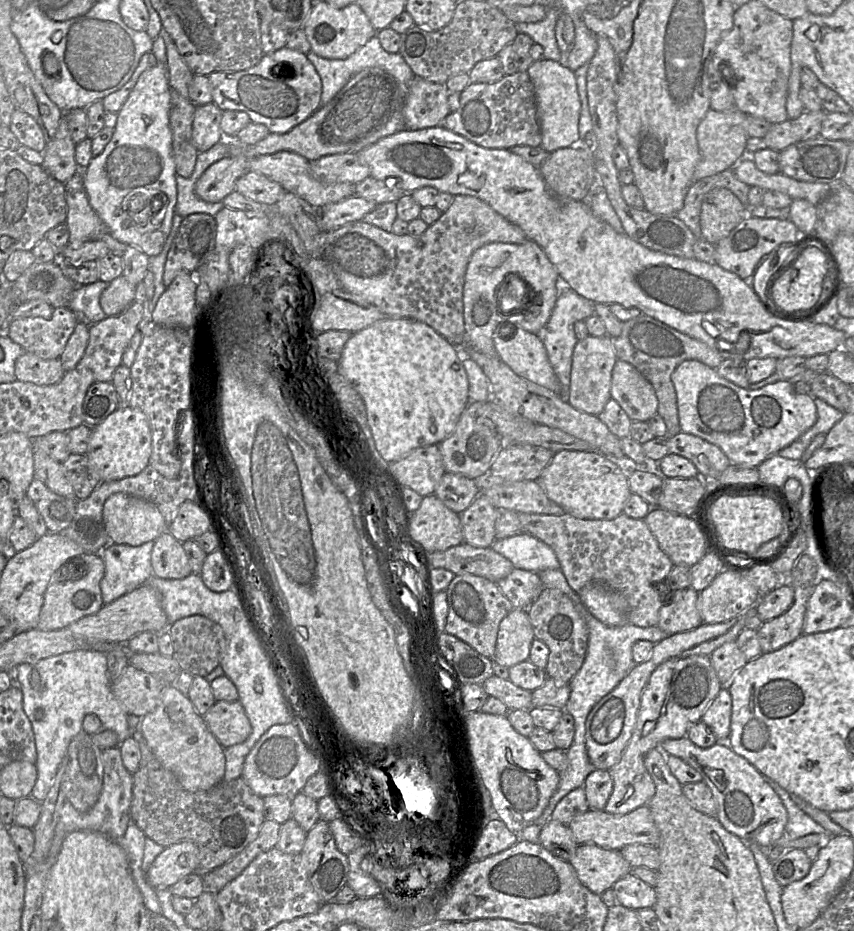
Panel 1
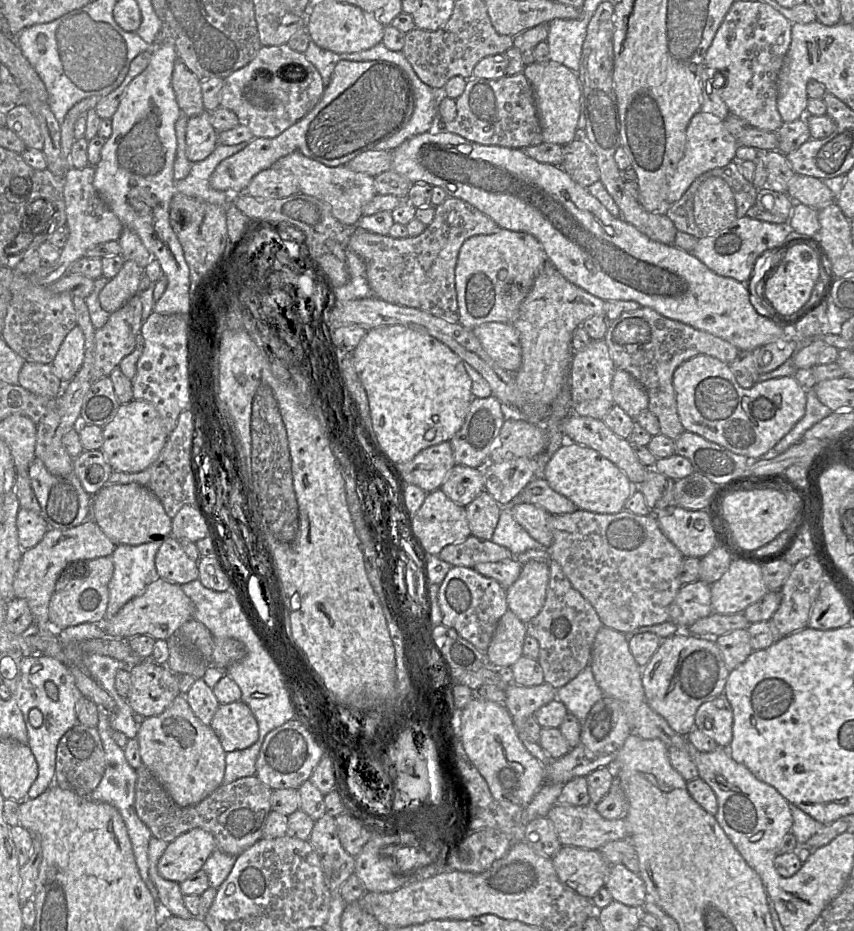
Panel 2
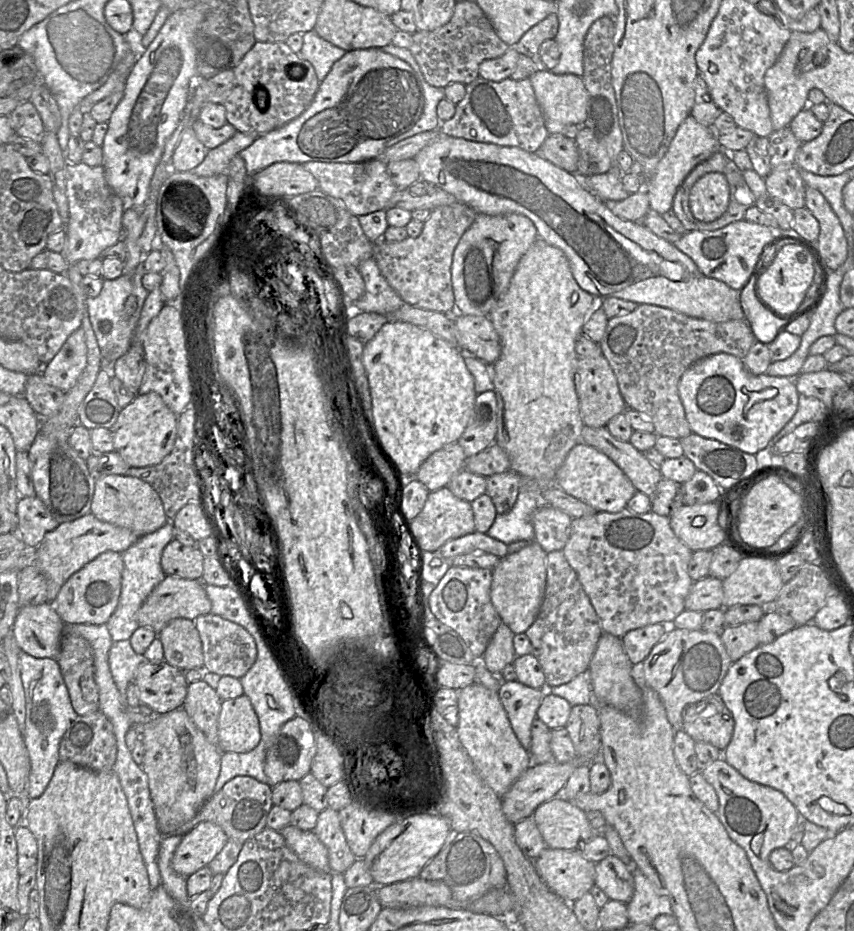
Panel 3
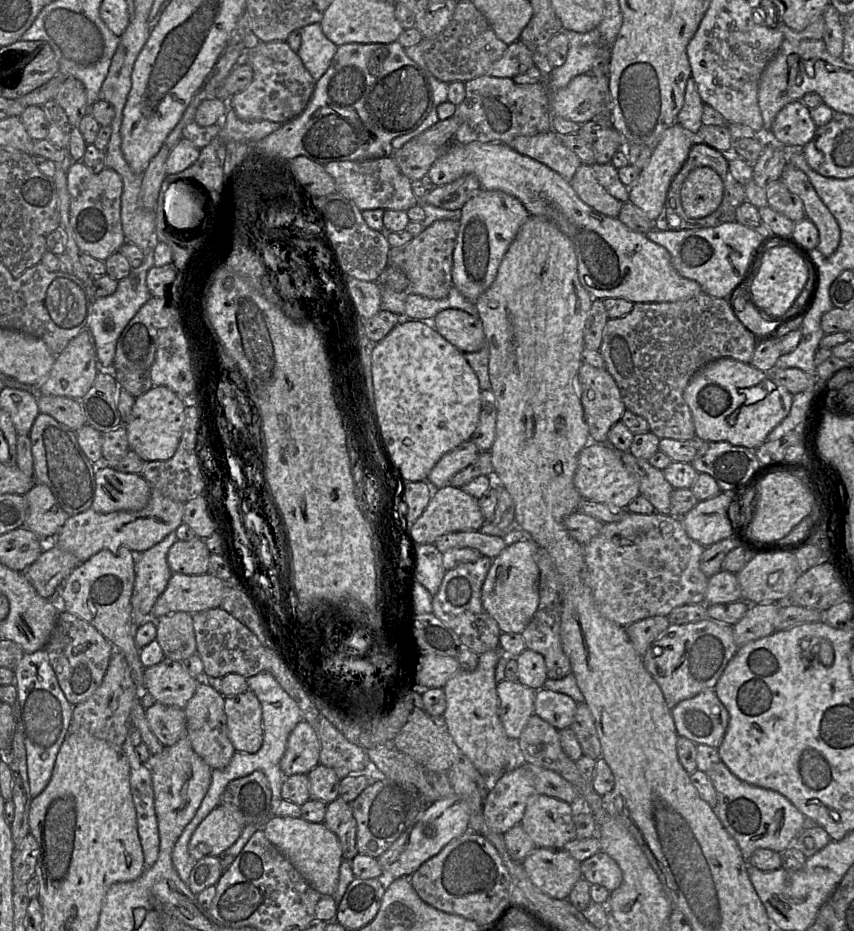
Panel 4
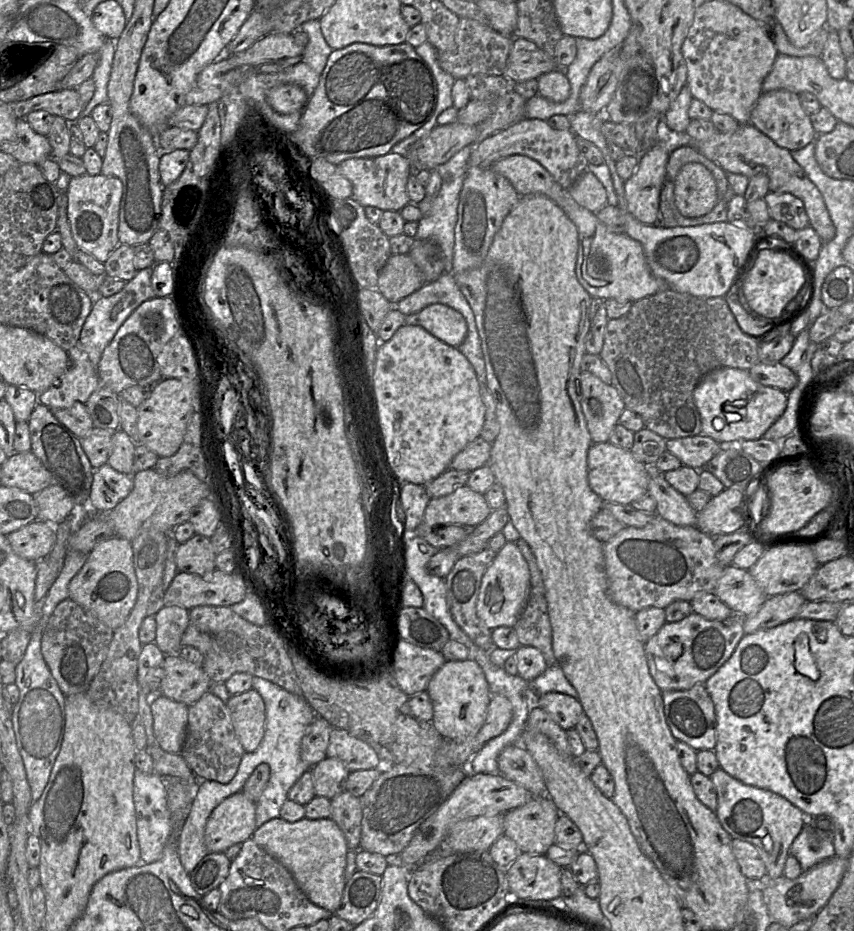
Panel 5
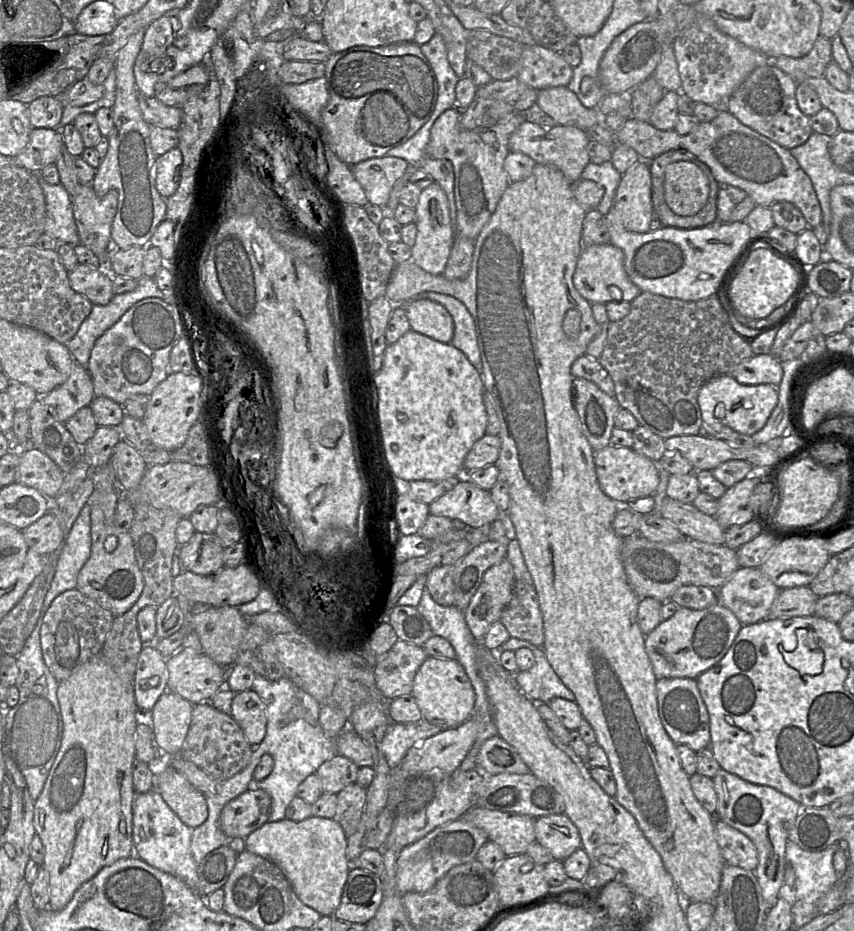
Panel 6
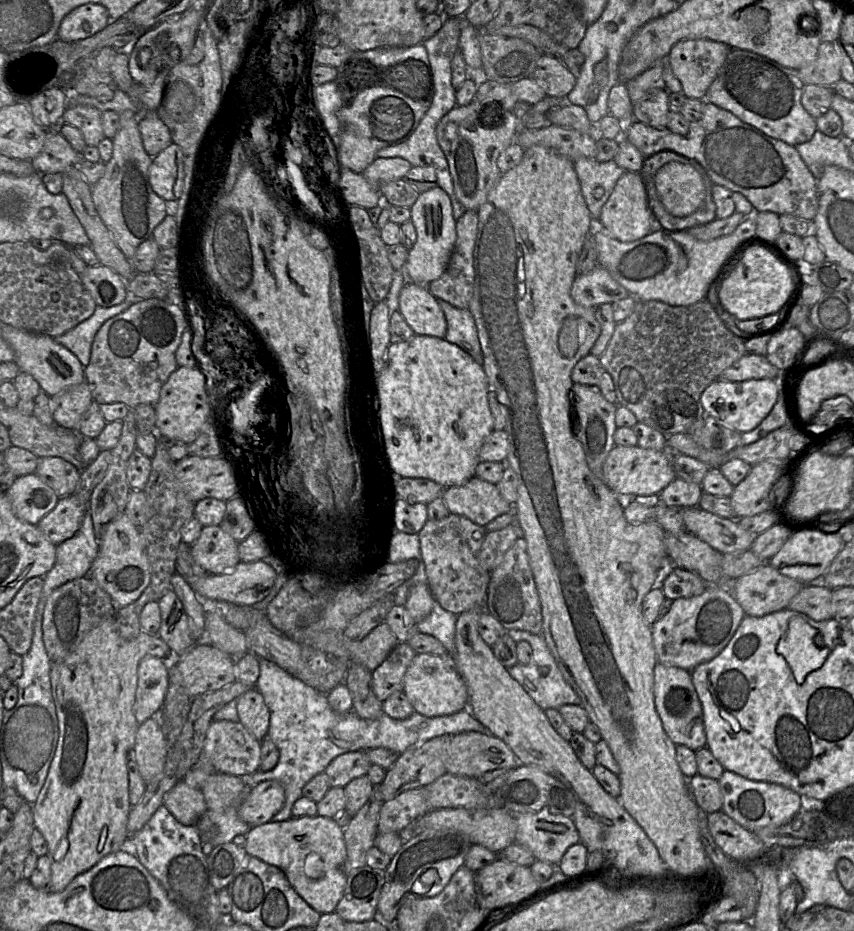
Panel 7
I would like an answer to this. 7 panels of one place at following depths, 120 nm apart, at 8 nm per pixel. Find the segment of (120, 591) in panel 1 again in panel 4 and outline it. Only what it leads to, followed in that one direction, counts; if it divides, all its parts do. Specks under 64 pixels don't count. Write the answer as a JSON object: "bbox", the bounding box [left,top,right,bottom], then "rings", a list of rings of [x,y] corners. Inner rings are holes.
{"bbox":[131,531,177,627],"rings":[[[172,531],[148,550],[134,553],[135,580],[131,596],[134,627],[141,626],[147,619],[153,619],[150,618],[150,611],[172,575],[167,564],[167,553],[177,540],[175,531]]]}

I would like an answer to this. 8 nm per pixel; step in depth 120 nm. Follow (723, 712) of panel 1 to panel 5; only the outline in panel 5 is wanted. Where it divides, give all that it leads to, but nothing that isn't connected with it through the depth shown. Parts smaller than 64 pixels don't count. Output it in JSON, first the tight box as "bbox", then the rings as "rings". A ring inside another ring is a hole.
{"bbox":[662,684,717,751],"rings":[[[696,684],[688,690],[662,691],[662,693],[665,718],[673,736],[695,751],[714,750],[717,741],[716,714],[714,703],[705,685]]]}

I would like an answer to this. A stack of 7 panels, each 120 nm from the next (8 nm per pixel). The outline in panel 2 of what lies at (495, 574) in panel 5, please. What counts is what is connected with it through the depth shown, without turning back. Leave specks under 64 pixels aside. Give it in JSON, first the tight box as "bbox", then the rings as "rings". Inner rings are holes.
{"bbox":[506,561,549,624],"rings":[[[528,561],[518,579],[506,590],[508,610],[525,624],[539,614],[545,603],[549,571],[546,561]]]}

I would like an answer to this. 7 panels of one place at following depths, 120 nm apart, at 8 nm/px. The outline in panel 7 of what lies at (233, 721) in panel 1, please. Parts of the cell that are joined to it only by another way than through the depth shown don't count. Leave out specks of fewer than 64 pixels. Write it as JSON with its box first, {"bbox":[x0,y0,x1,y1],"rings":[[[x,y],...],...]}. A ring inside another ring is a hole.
{"bbox":[237,688,270,741],"rings":[[[250,688],[237,699],[239,722],[259,741],[268,733],[270,711],[263,695],[256,689]]]}

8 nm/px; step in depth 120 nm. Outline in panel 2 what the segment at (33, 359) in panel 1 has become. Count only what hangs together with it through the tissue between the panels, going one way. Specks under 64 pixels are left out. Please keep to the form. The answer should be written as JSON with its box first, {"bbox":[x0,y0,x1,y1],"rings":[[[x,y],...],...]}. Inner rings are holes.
{"bbox":[19,362,65,398],"rings":[[[25,362],[19,373],[19,385],[36,395],[56,398],[65,384],[54,374],[52,363]]]}

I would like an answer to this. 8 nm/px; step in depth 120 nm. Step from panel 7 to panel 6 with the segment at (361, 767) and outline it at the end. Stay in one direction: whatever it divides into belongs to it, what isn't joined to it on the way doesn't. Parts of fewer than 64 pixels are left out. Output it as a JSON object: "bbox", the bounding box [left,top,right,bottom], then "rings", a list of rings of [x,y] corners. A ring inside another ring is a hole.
{"bbox":[316,754,359,794],"rings":[[[337,754],[322,763],[316,771],[323,793],[338,794],[349,784],[356,783],[359,768],[350,759]]]}

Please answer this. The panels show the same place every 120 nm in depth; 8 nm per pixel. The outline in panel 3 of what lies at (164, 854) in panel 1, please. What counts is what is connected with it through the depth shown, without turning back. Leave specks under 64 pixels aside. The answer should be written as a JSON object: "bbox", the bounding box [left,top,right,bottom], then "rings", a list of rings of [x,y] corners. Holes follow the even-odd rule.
{"bbox":[172,822,229,877],"rings":[[[200,822],[183,835],[172,857],[172,868],[188,877],[207,866],[229,841],[223,829],[212,822]]]}

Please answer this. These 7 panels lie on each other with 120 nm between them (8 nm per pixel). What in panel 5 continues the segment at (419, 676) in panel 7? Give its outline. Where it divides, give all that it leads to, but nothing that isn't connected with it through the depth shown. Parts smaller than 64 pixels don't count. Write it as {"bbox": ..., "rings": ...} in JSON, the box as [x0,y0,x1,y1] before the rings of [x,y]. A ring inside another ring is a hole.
{"bbox":[427,660,491,740],"rings":[[[473,660],[446,661],[427,686],[433,705],[432,723],[443,738],[465,740],[475,735],[485,722],[491,700],[482,668]]]}

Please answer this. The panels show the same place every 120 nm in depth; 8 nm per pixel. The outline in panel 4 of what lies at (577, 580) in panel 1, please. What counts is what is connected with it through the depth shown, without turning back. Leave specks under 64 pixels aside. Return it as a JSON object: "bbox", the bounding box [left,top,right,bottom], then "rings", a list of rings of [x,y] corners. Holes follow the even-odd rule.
{"bbox":[584,512,709,627],"rings":[[[658,512],[652,514],[627,513],[623,518],[612,523],[605,523],[600,533],[584,545],[584,561],[586,566],[586,584],[590,587],[595,605],[599,612],[607,619],[622,627],[652,616],[667,616],[674,608],[688,604],[702,604],[709,578],[700,569],[700,559],[706,547],[691,539],[681,518],[663,515]]]}

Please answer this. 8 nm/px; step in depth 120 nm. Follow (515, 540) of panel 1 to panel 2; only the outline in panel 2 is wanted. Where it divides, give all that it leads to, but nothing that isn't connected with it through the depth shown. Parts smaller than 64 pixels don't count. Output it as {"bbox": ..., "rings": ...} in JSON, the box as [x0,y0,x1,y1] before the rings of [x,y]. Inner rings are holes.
{"bbox":[491,505,542,557],"rings":[[[511,505],[504,506],[491,541],[508,549],[513,557],[534,549],[542,548],[528,532],[514,519],[511,513]]]}

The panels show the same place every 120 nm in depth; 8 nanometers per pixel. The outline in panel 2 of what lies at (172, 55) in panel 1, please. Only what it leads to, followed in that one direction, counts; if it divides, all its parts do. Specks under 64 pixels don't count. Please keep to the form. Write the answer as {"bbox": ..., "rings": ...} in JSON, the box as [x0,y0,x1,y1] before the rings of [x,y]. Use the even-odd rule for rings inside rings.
{"bbox":[172,59,205,118],"rings":[[[179,59],[174,65],[172,87],[183,115],[191,118],[205,111],[201,81]]]}

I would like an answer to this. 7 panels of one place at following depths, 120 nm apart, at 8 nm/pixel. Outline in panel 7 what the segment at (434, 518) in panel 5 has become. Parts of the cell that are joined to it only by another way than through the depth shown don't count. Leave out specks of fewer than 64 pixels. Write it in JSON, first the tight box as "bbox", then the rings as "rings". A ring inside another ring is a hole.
{"bbox":[442,476,513,527],"rings":[[[477,476],[461,486],[445,488],[442,499],[451,514],[464,516],[483,527],[502,514],[513,512],[496,484]]]}

